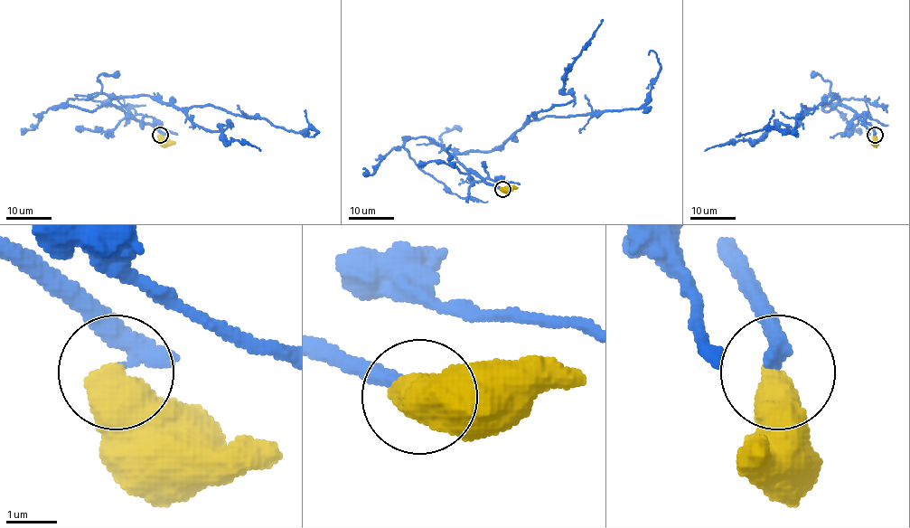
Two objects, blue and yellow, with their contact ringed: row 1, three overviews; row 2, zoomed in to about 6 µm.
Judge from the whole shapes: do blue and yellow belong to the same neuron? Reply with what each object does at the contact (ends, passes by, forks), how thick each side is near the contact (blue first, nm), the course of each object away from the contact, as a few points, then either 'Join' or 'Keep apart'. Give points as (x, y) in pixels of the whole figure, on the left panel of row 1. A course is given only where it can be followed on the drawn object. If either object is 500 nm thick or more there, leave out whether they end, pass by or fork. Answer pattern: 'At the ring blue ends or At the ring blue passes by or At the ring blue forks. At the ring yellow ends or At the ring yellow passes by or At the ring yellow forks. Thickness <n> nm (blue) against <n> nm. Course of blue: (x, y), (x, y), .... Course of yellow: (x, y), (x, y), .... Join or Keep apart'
Thickness 400 nm (blue) against 750 nm. Course of blue: (161, 135), (112, 99), (155, 96), (180, 108), (218, 106), (318, 133), (307, 133). Course of yellow: (161, 135), (175, 143). Keep apart

